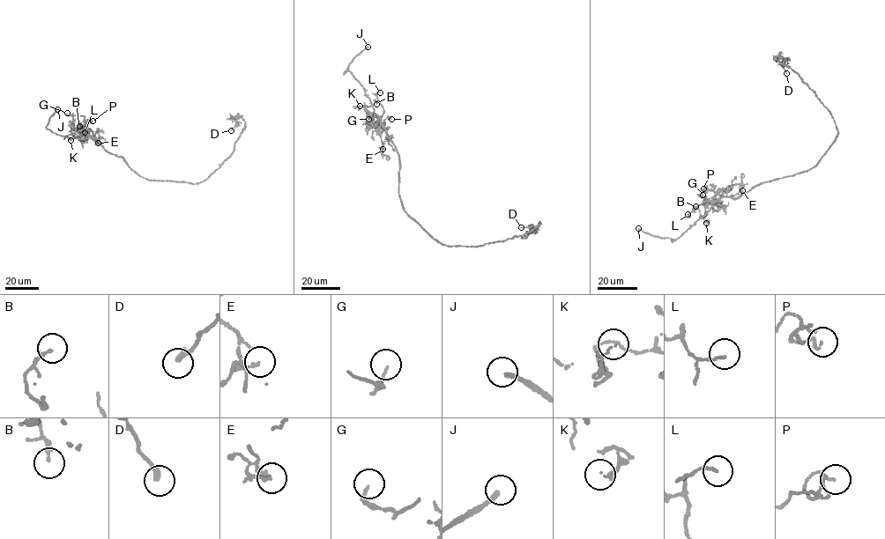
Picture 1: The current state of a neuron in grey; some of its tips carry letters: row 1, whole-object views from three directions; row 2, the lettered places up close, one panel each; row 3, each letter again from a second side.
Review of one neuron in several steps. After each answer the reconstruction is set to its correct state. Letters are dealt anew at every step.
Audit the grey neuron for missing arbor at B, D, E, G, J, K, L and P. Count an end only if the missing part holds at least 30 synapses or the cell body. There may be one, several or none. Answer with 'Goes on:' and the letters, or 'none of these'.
Goes on: J

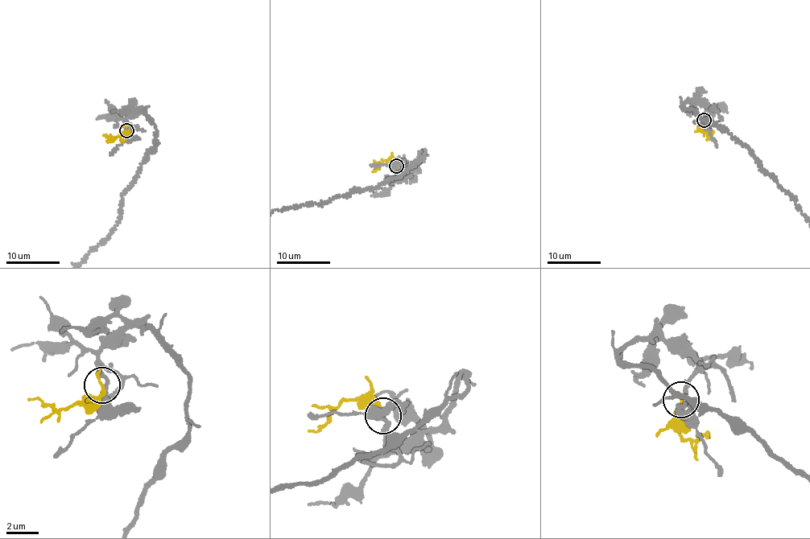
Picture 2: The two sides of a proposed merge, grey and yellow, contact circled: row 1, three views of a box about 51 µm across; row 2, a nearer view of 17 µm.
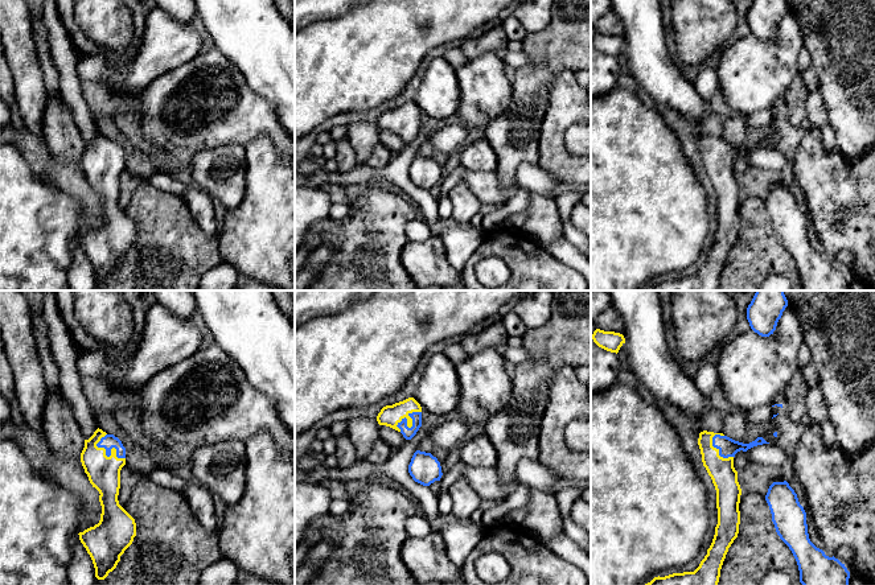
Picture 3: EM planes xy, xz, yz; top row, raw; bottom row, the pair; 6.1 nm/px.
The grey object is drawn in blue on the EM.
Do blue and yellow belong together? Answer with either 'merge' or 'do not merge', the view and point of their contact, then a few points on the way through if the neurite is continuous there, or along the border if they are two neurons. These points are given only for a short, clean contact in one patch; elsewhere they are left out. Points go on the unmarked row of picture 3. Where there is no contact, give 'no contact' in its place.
merge | xy (110, 156) | across xy (109, 145), (110, 156), (103, 165), (103, 176)

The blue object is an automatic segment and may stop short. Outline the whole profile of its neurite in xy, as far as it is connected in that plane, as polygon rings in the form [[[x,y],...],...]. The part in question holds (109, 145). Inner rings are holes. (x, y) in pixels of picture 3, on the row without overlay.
[[[98,132],[85,144],[81,166],[90,188],[100,198],[102,218],[98,228],[78,239],[93,264],[95,281],[104,284],[136,240],[135,223],[118,205],[126,152],[118,141]]]

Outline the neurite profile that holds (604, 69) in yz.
[[[591,40],[591,99],[619,87],[620,73],[617,58],[599,52]]]

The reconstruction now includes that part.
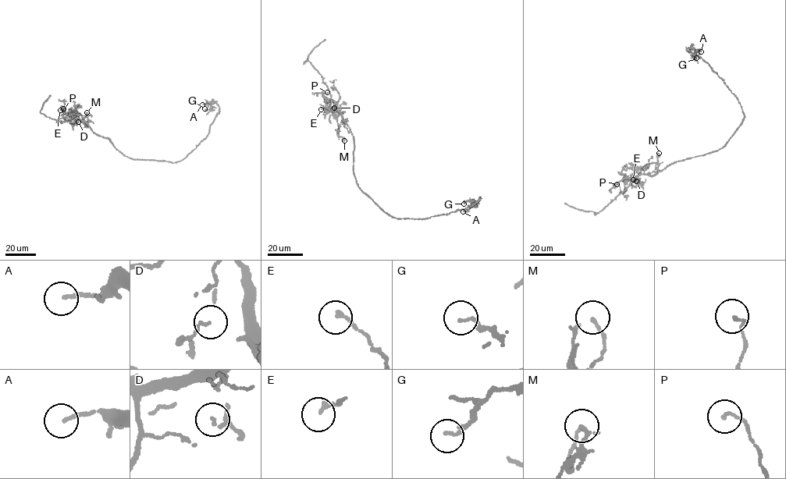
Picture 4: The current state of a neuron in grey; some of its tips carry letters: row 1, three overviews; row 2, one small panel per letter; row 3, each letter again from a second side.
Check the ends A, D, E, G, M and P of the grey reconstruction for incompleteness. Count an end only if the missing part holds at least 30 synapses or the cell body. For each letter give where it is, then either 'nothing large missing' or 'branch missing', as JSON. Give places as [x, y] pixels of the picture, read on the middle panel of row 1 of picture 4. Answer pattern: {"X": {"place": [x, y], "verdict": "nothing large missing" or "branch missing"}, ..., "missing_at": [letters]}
{"A": {"place": [463, 211], "verdict": "nothing large missing"}, "D": {"place": [334, 108], "verdict": "nothing large missing"}, "E": {"place": [321, 109], "verdict": "nothing large missing"}, "G": {"place": [464, 204], "verdict": "nothing large missing"}, "M": {"place": [344, 140], "verdict": "nothing large missing"}, "P": {"place": [327, 92], "verdict": "nothing large missing"}, "missing_at": []}

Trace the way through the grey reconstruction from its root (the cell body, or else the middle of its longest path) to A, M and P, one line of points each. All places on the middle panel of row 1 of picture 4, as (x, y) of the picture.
A: (355, 178), (361, 191), (394, 218), (421, 219), (446, 214), (471, 206), (481, 197), (469, 210), (463, 211)
M: (355, 178), (353, 136), (336, 104), (335, 110), (338, 136), (344, 140)
P: (355, 178), (353, 136), (343, 118), (337, 102), (325, 97), (321, 91), (327, 92)

